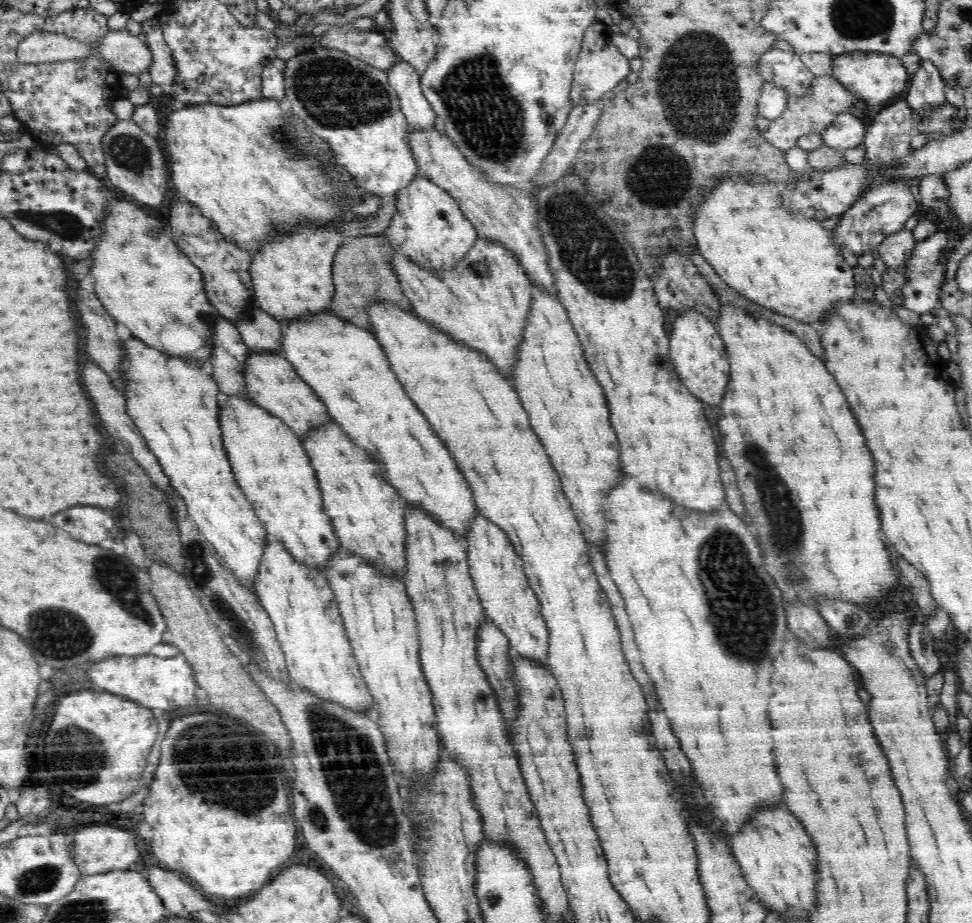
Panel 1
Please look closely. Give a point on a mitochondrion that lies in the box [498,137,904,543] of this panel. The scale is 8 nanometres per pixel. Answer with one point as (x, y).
(588, 251)

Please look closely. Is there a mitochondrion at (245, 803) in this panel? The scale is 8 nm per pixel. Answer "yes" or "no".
yes

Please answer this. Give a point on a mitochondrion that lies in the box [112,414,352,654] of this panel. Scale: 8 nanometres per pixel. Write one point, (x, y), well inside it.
(199, 571)

